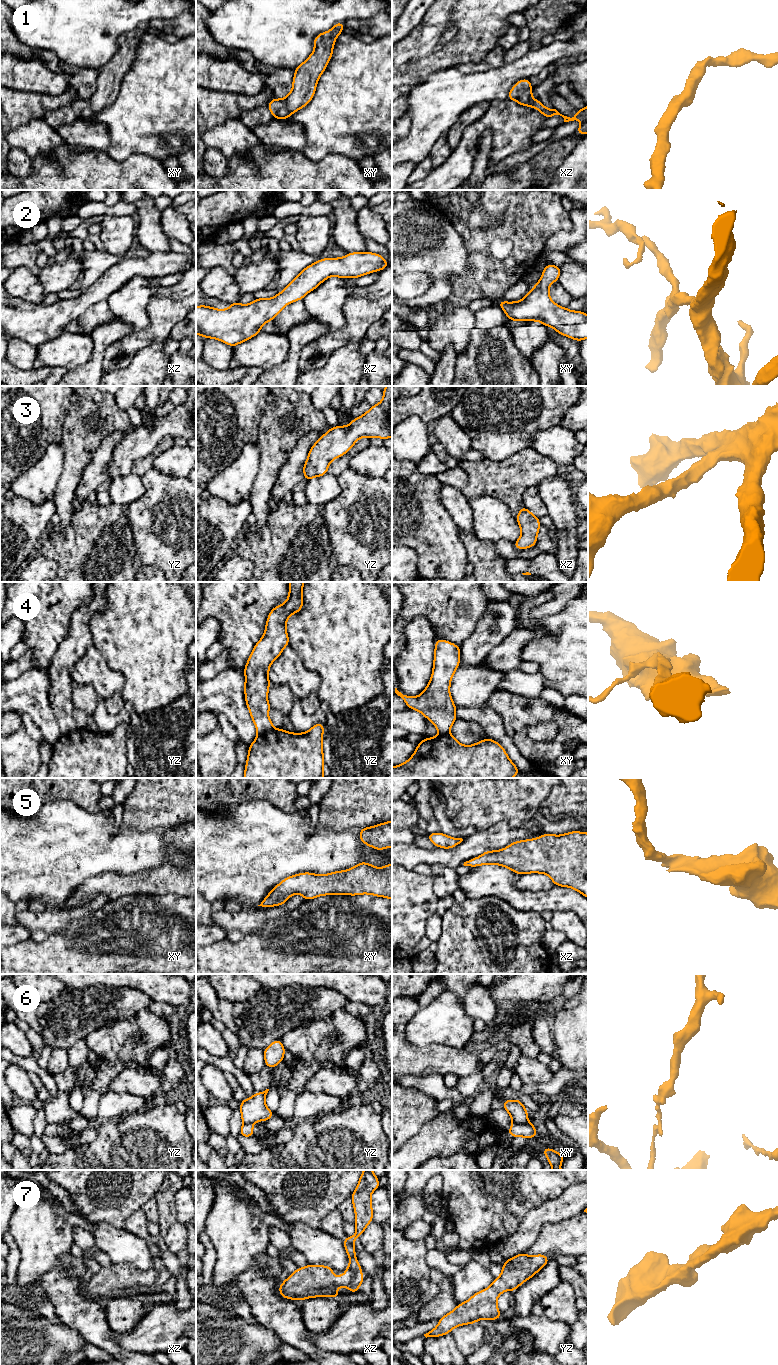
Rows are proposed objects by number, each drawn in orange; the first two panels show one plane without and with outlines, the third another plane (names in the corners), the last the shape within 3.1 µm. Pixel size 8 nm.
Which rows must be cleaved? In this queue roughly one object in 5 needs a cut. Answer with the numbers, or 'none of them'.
4, 6

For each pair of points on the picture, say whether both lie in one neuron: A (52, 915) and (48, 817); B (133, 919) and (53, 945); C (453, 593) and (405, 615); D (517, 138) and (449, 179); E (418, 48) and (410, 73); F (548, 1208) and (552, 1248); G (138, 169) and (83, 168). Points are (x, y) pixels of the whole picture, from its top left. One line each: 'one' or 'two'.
A: two
B: one
C: one
D: one
E: one
F: two
G: one

